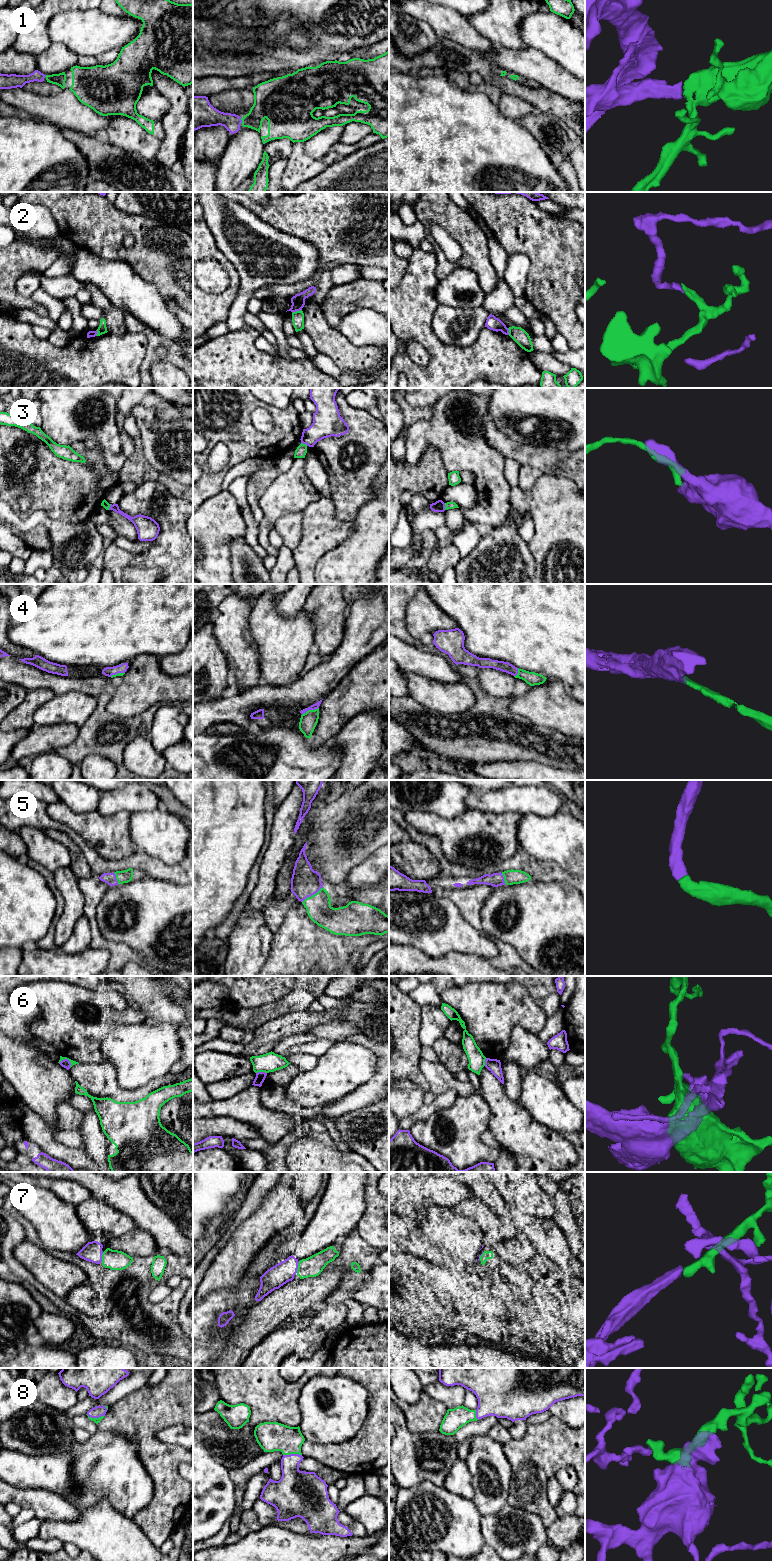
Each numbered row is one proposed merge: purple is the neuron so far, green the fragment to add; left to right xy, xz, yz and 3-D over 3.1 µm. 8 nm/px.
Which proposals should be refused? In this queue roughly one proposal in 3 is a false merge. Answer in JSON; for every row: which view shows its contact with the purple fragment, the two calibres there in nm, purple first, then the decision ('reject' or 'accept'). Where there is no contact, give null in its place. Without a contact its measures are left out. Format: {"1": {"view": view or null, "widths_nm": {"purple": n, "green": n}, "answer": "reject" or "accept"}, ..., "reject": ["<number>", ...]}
{"1": {"view": "xz", "widths_nm": {"purple": 150, "green": 220}, "answer": "accept"}, "2": {"view": "xz", "widths_nm": {"purple": 110, "green": 100}, "answer": "reject"}, "3": {"view": "yz", "widths_nm": {"purple": 100, "green": 60}, "answer": "reject"}, "4": {"view": "xz", "widths_nm": {"purple": 50, "green": 140}, "answer": "accept"}, "5": {"view": "xz", "widths_nm": {"purple": 240, "green": 200}, "answer": "accept"}, "6": {"view": "xy", "widths_nm": {"purple": 70, "green": 40}, "answer": "accept"}, "7": {"view": "xz", "widths_nm": {"purple": 170, "green": 160}, "answer": "accept"}, "8": {"view": "xz", "widths_nm": {"purple": 260, "green": 240}, "answer": "accept"}, "reject": ["2", "3"]}

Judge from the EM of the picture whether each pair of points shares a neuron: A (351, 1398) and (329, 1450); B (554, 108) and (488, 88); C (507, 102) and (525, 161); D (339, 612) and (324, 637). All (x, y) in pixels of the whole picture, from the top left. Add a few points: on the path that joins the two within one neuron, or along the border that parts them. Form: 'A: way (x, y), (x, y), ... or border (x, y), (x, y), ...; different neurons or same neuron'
A: border (354, 1435), (348, 1440), (341, 1442), (309, 1442); different neurons
B: border (484, 80), (494, 84), (502, 92); different neurons
C: border (497, 105), (503, 114), (518, 122); different neurons
D: way (333, 618), (329, 622), (328, 631); same neuron

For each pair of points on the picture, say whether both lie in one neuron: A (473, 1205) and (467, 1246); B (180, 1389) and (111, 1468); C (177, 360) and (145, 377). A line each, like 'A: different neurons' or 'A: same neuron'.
A: different neurons
B: different neurons
C: same neuron

